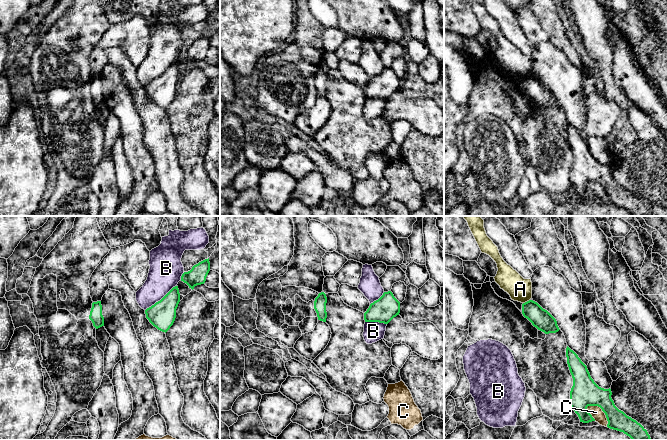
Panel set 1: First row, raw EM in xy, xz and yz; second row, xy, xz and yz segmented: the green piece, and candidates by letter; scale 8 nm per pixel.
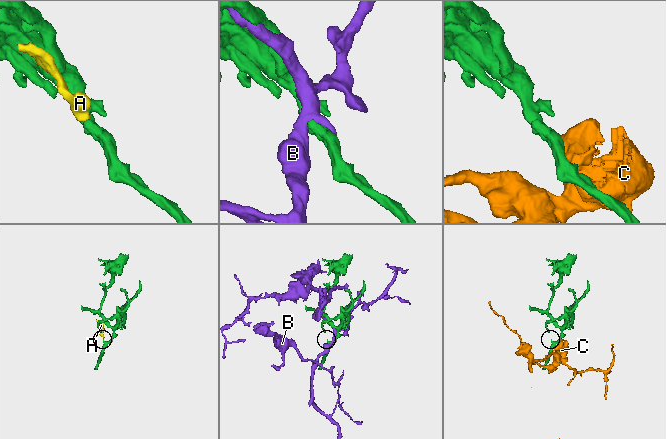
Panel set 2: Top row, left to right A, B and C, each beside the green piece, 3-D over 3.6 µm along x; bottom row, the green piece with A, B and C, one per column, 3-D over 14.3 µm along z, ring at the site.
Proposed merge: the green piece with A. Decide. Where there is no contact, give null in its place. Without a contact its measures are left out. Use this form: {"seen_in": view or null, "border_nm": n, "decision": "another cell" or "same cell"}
{"seen_in": "yz", "border_nm": 70, "decision": "another cell"}

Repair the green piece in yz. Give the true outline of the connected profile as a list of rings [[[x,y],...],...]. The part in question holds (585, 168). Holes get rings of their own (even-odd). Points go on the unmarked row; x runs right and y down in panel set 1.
[[[568,122],[566,124],[567,140],[573,154],[570,167],[570,182],[578,191],[580,198],[595,197],[587,187],[588,182],[598,182],[605,189],[607,203],[623,208],[632,216],[651,216],[647,206],[636,196],[619,186],[611,174],[611,165],[599,163],[591,154],[587,142]]]

